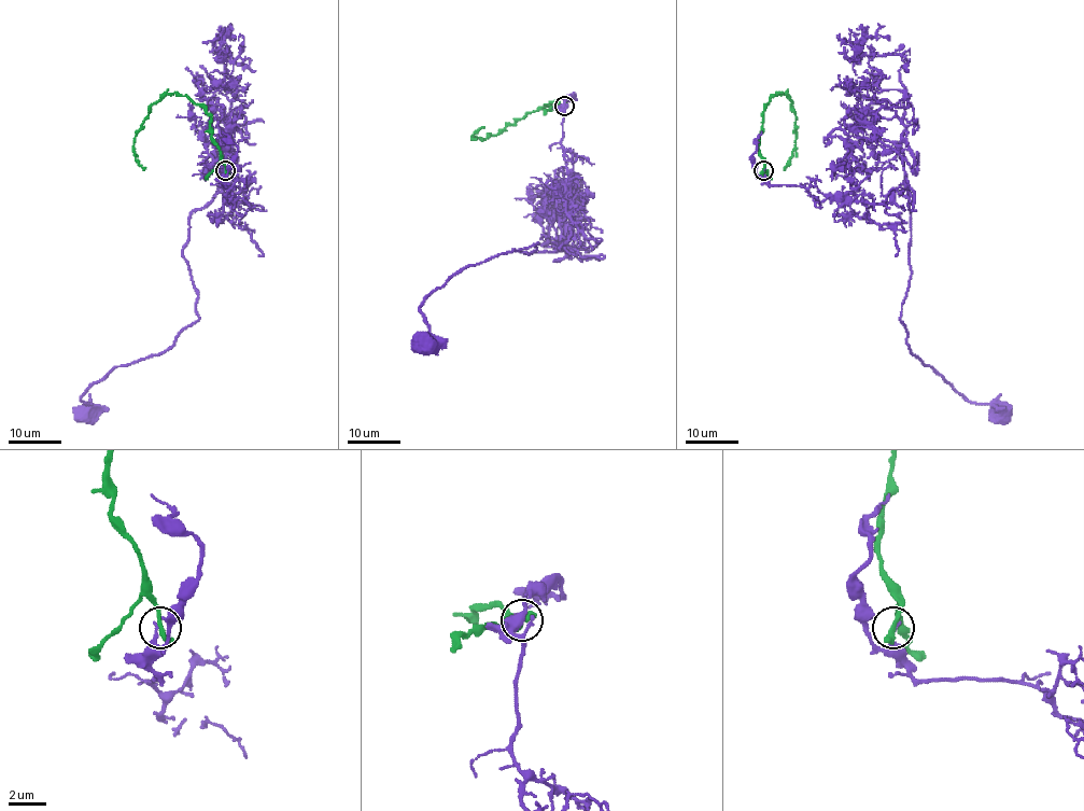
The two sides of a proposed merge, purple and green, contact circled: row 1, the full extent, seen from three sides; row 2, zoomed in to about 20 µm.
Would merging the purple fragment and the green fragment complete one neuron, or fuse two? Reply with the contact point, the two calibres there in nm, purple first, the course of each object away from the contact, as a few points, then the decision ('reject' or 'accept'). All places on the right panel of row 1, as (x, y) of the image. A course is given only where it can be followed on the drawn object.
place (763, 170); calibres 200 and 400 nm; course purple (763, 170), (769, 184), (819, 201), (886, 205), (903, 184), (910, 350), (1001, 411); course green (762, 170), (759, 147), (762, 115), (769, 100), (780, 93), (791, 101), (796, 117), (796, 149), (784, 168); reject

